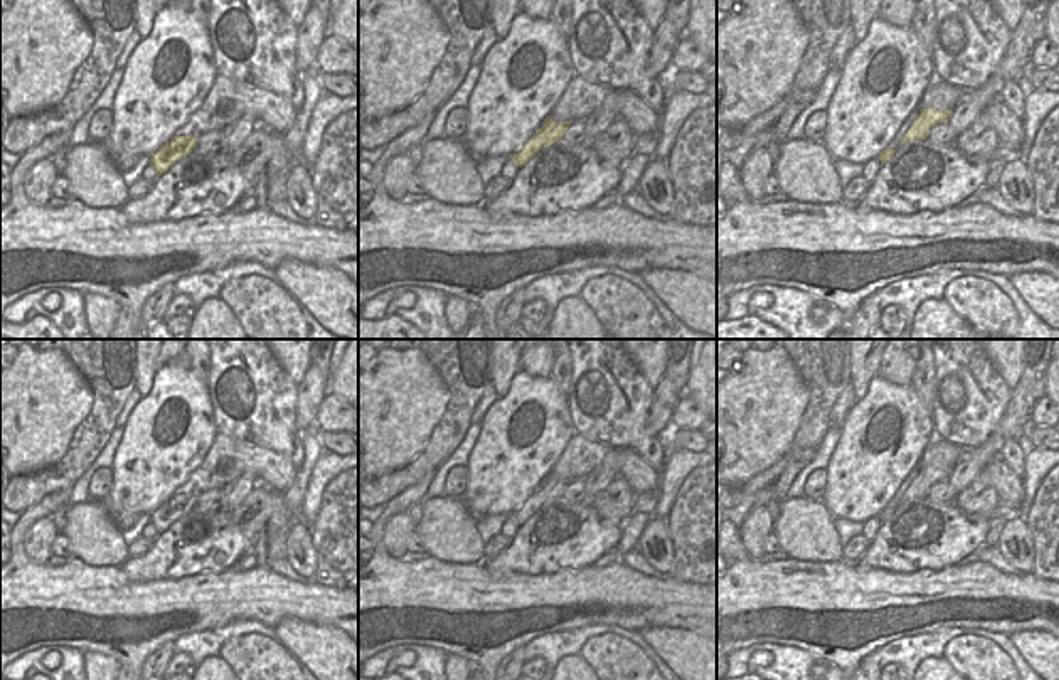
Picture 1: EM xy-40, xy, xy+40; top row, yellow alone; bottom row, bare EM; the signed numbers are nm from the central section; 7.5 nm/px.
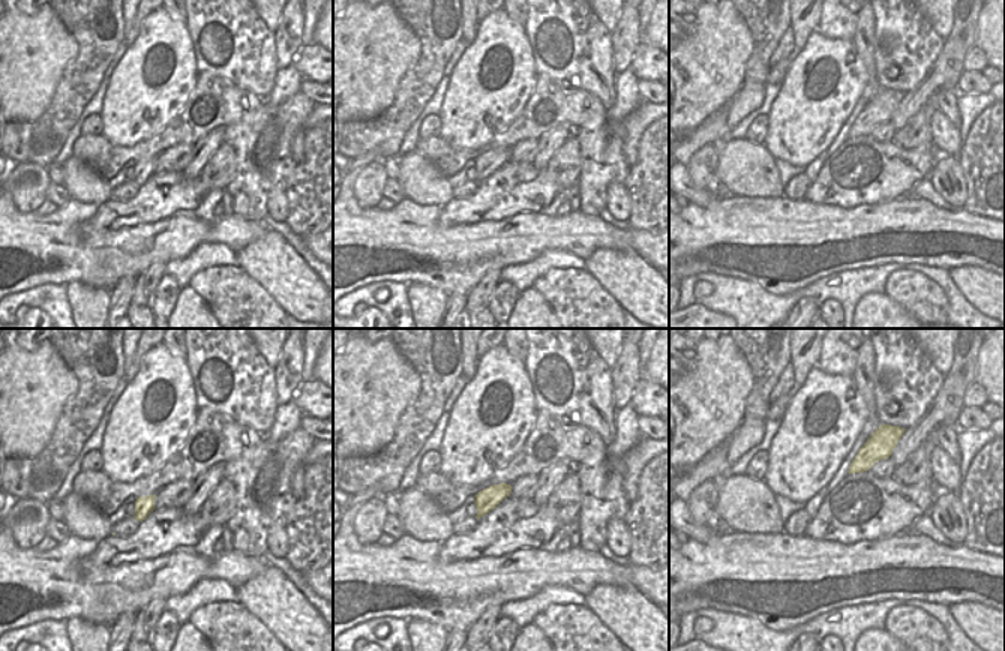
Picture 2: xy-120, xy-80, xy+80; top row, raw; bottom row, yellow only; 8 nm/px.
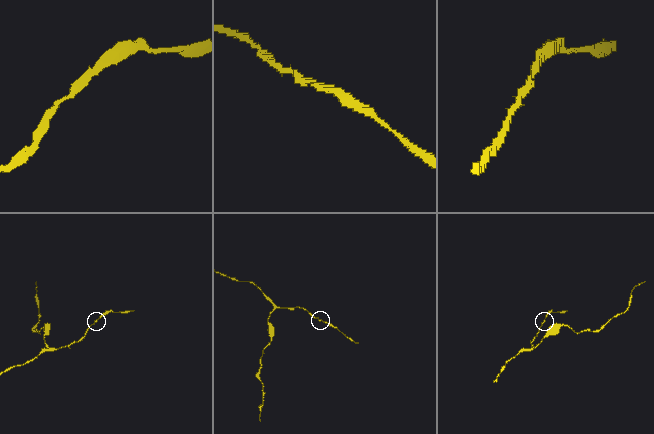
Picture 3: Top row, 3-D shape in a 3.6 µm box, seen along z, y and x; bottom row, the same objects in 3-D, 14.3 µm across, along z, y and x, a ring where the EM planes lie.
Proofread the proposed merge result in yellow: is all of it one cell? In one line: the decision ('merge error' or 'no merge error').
no merge error

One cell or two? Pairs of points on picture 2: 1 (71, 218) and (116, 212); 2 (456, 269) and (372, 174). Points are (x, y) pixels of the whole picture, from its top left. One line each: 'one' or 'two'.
1: two
2: two

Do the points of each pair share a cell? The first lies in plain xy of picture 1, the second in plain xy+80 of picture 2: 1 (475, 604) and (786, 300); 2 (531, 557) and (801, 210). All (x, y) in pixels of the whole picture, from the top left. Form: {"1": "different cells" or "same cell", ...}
{"1": "different cells", "2": "different cells"}

